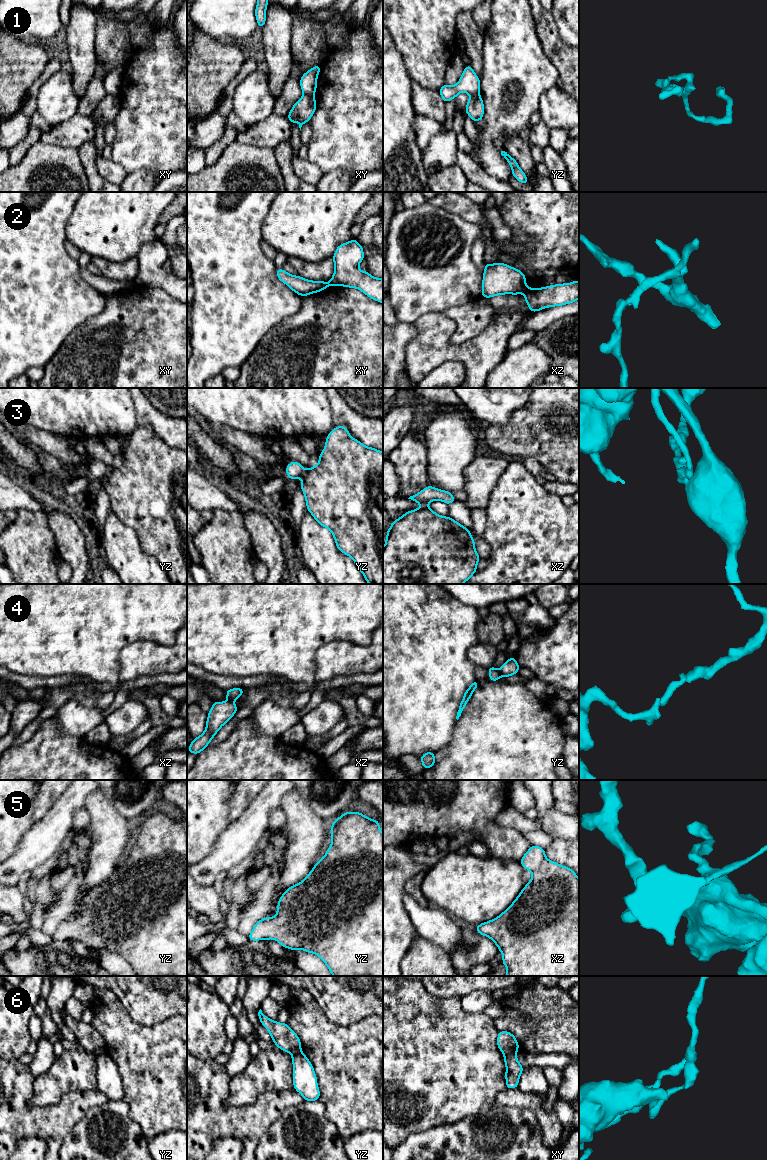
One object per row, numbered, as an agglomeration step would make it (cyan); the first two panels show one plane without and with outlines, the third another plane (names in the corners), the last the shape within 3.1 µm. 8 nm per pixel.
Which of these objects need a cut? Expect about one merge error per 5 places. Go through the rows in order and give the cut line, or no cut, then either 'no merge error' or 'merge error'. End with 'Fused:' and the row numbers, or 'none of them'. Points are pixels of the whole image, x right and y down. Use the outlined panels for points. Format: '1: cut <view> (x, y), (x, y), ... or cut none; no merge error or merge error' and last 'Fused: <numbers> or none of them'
1: cut xy (304, 93), (313, 96); merge error
2: cut xz (527, 288), (523, 291); merge error
3: cut yz (305, 471), (302, 475); merge error
4: cut xz (227, 700), (232, 702); merge error
5: cut none; no merge error
6: cut xy (515, 1052), (504, 1055); merge error
Fused: 1, 2, 3, 4, 6

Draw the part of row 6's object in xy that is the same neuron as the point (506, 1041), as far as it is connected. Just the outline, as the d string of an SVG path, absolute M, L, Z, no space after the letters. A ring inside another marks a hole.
M508 1031L498 1032L497 1045L504 1055L516 1053L519 1050L518 1041L515 1036Z

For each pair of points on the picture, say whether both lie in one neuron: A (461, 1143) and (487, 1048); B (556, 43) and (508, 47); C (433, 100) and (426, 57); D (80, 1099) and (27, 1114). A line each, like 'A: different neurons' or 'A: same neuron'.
A: different neurons
B: different neurons
C: different neurons
D: same neuron

